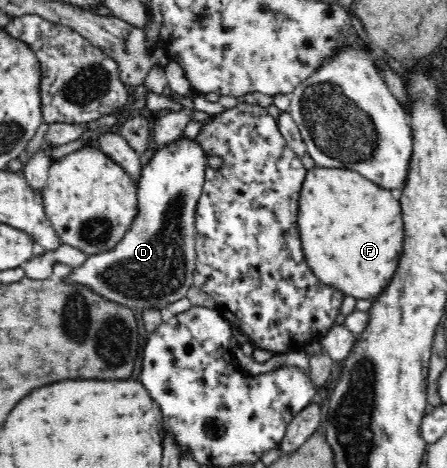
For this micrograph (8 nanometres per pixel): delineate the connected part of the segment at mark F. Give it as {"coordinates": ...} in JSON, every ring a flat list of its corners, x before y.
{"coordinates":[[317,165,308,169,299,196,297,225,305,260,316,278,356,299,378,297,400,262,404,236,400,210,397,195,394,200,390,190,368,182,354,170]]}

